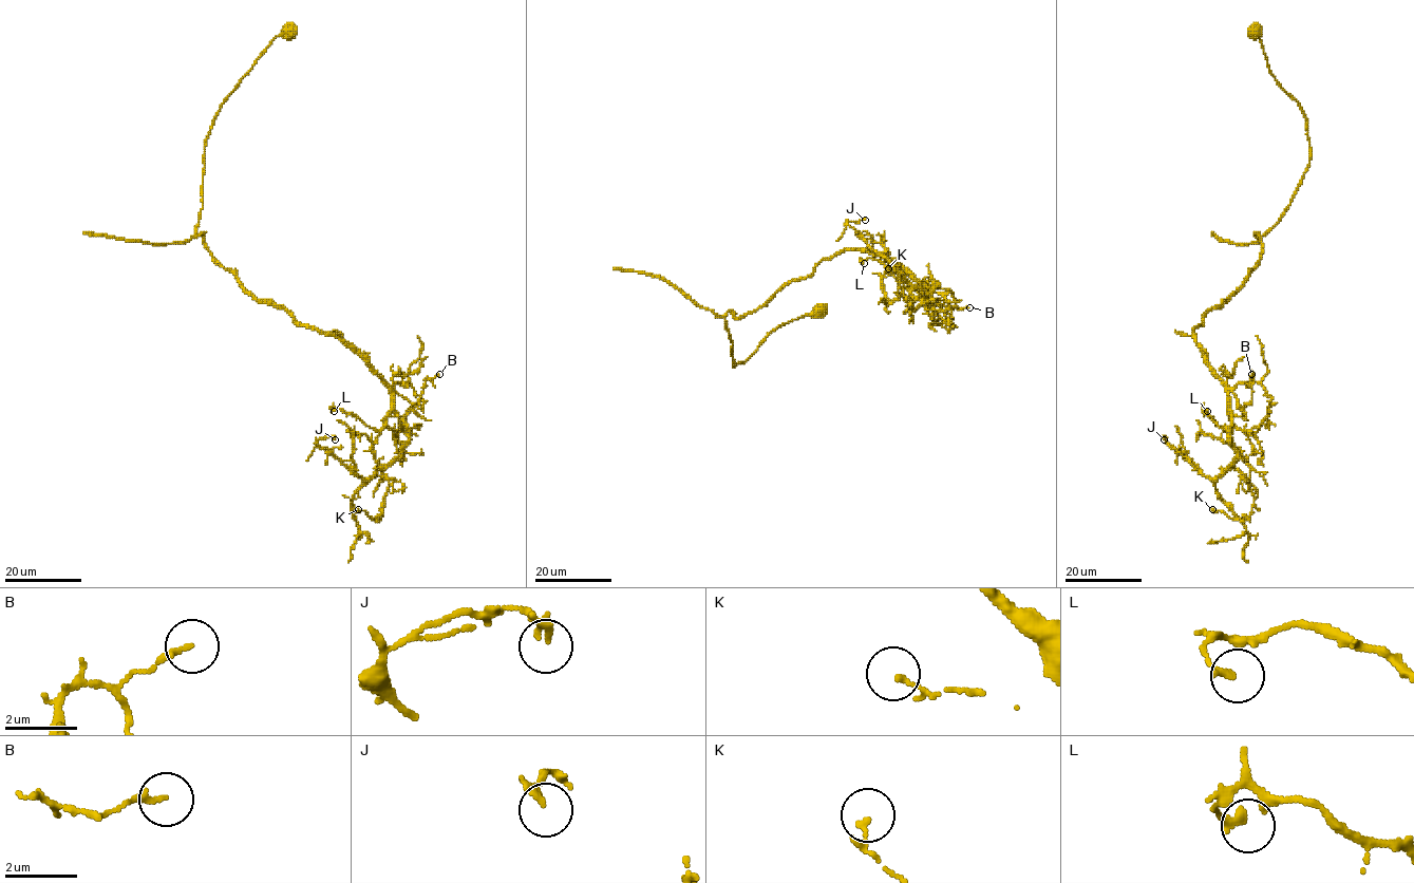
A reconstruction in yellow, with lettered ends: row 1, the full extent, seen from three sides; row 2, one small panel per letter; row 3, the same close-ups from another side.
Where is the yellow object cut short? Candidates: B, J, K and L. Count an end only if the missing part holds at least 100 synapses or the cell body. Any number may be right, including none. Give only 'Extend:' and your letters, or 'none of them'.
Extend: none of them

